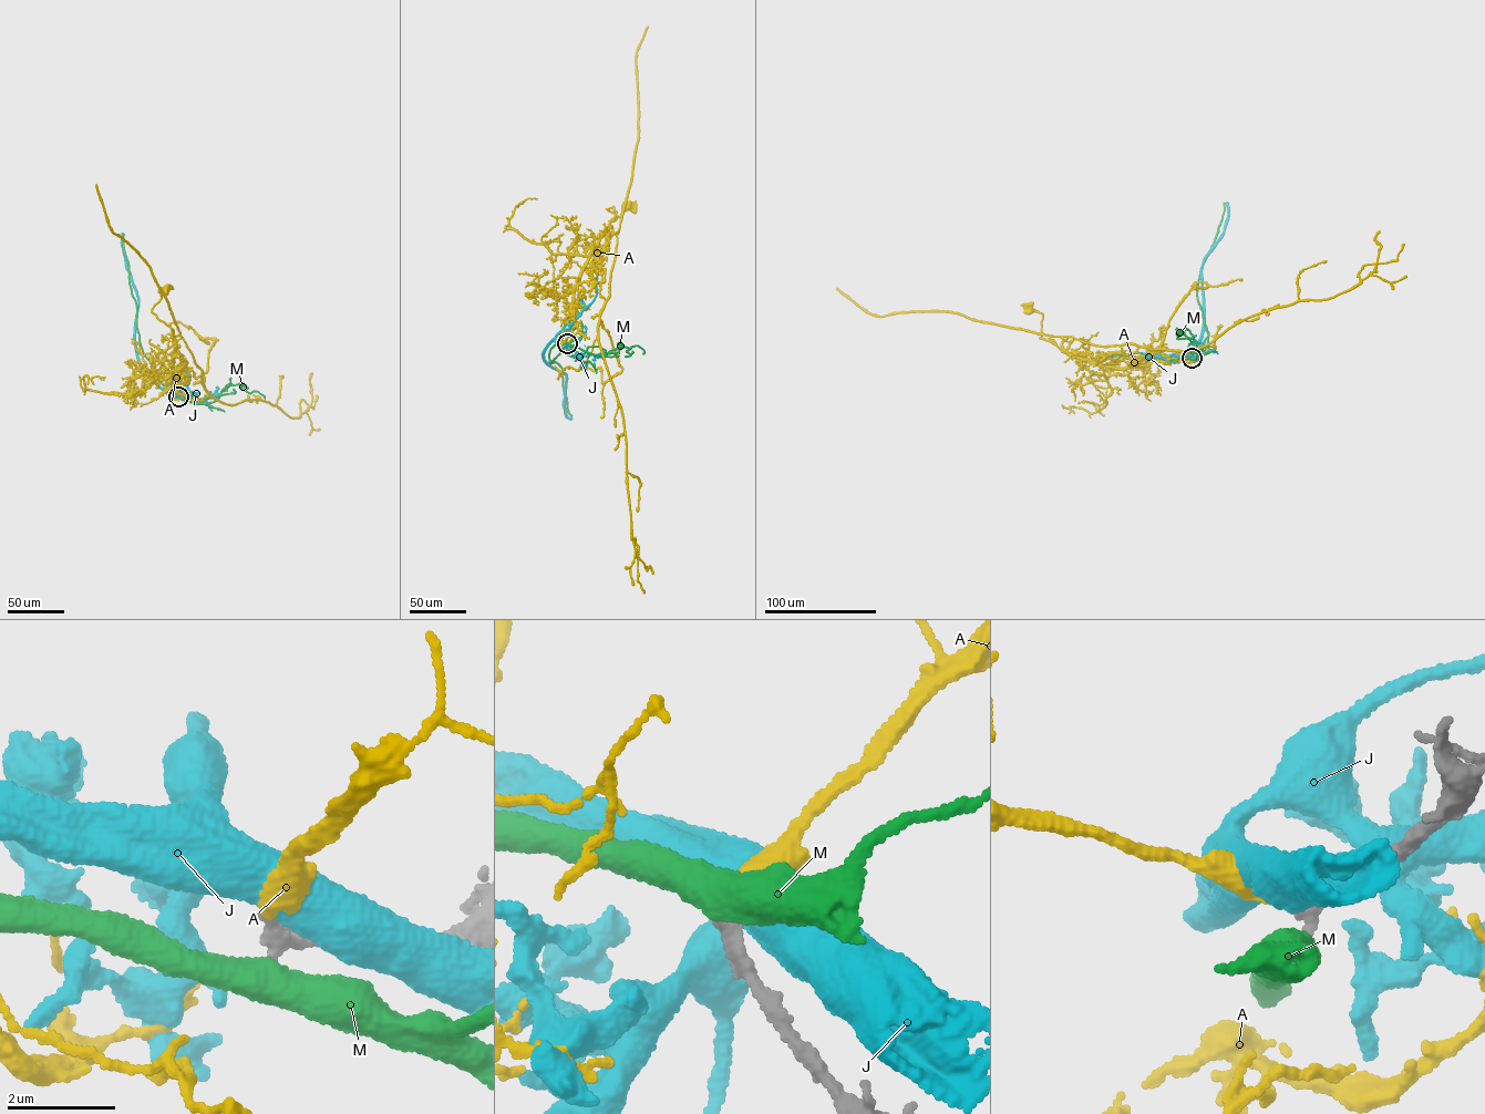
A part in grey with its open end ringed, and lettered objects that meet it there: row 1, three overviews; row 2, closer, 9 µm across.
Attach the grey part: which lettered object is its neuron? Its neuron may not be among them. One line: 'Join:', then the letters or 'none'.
Join: A

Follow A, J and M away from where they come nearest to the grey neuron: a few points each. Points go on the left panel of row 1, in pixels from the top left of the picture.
A: (178, 396), (182, 392), (167, 379), (171, 381), (172, 331), (152, 311), (165, 290)
J: (179, 396), (164, 391), (141, 365), (135, 339), (138, 297), (126, 264), (123, 234)
M: (178, 398), (167, 394), (155, 381), (151, 362), (141, 346), (122, 233)

